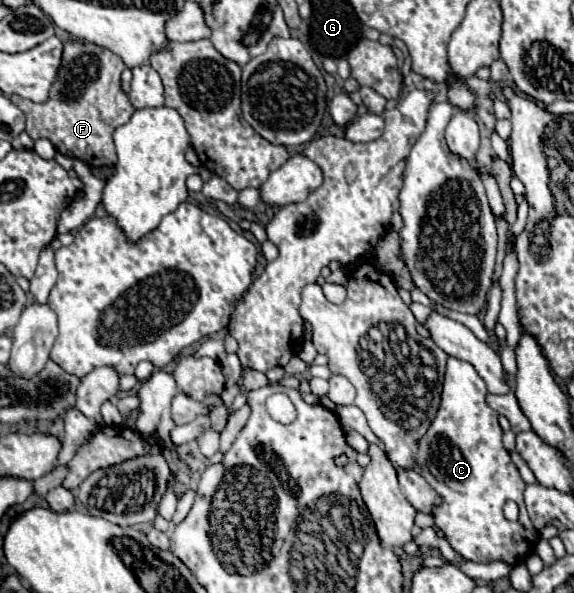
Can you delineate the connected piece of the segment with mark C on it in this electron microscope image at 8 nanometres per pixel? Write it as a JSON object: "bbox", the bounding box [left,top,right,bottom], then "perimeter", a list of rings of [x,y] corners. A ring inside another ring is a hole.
{"bbox":[416,358,538,566],"perimeter":[[[448,358],[442,402],[428,432],[420,438],[416,462],[426,482],[442,498],[442,502],[434,506],[432,516],[450,546],[472,562],[506,562],[516,566],[534,552],[538,530],[532,526],[522,498],[526,484],[502,446],[498,412],[488,406],[486,394],[486,384],[472,364]],[[506,500],[514,500],[520,506],[520,520],[510,522],[504,518],[502,506]]]}

